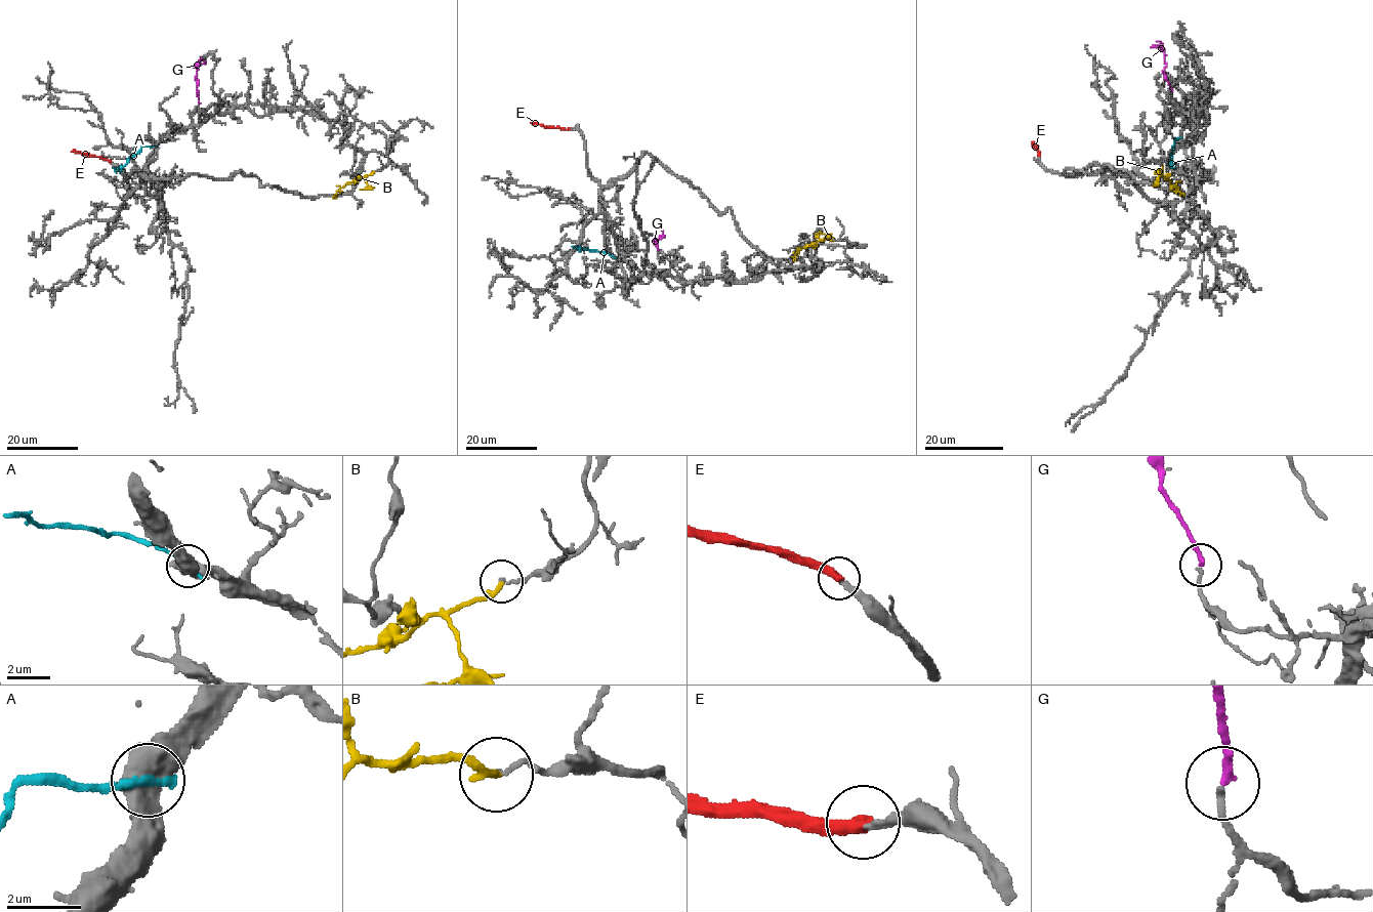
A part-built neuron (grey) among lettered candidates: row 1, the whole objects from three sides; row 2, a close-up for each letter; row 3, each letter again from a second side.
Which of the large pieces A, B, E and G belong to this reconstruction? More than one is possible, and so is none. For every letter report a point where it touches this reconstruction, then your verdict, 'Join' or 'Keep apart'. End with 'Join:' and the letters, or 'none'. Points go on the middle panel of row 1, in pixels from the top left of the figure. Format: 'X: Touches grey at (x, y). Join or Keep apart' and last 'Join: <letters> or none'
A: Touches grey at (614, 257). Keep apart
B: Touches grey at (832, 241). Keep apart
E: Touches grey at (569, 129). Join
G: Touches grey at (657, 249). Join
Join: E, G

